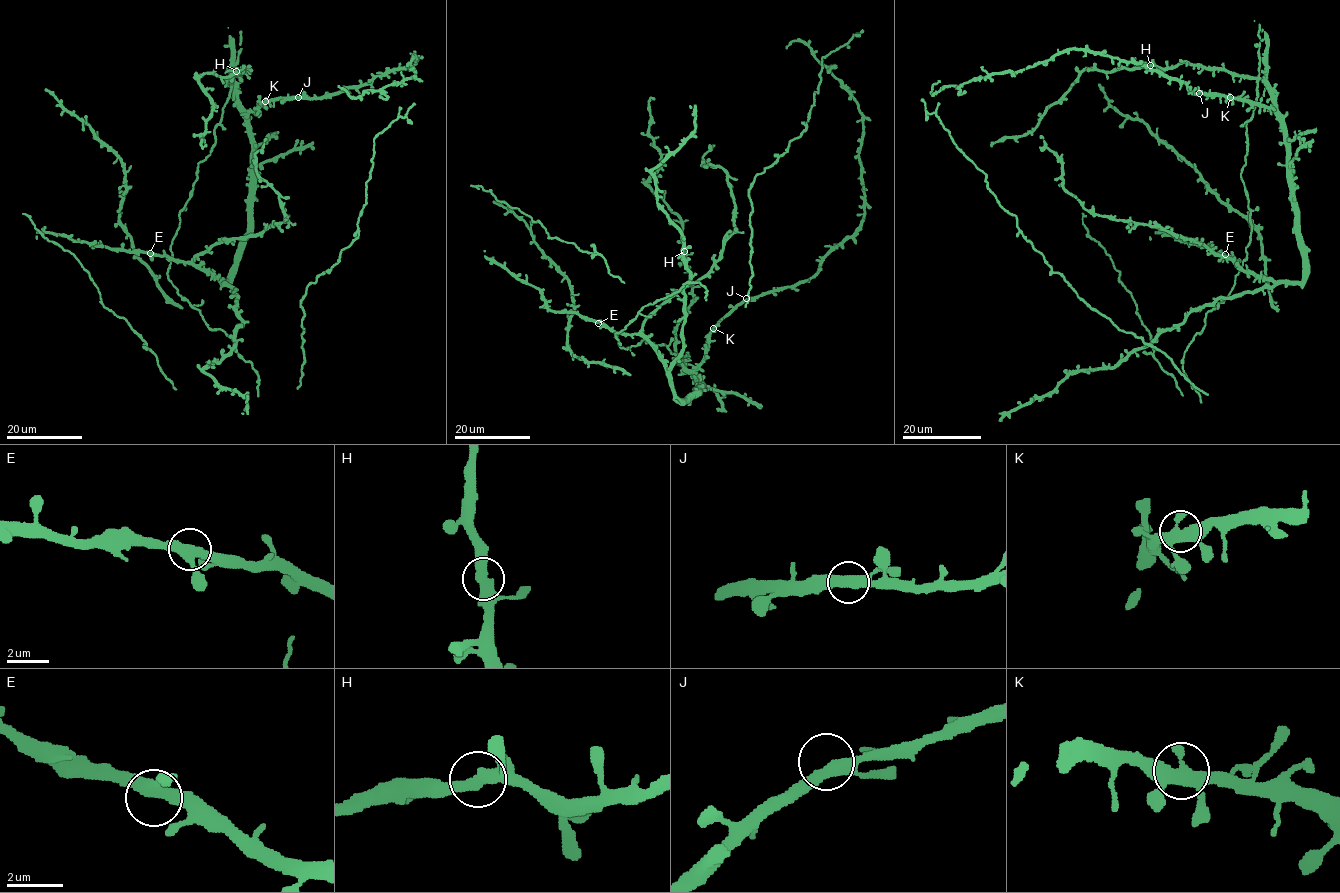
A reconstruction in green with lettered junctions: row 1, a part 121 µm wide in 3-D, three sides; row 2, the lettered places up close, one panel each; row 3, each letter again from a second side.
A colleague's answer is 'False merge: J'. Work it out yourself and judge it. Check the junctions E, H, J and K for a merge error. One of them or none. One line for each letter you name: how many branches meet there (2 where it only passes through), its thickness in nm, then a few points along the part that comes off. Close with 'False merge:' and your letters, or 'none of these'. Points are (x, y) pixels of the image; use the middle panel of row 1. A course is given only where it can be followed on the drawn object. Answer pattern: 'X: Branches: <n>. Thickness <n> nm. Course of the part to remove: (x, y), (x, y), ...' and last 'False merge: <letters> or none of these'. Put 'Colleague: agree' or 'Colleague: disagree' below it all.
False merge: none of these
Colleague: disagree

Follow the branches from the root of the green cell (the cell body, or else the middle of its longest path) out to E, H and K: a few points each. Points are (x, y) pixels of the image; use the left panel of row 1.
E: (298, 98), (273, 98), (248, 114), (252, 148), (249, 231), (229, 276), (220, 279), (191, 262), (150, 253)
H: (298, 98), (273, 98), (244, 111), (227, 82), (230, 75), (245, 70), (236, 71)
K: (298, 98), (265, 101)

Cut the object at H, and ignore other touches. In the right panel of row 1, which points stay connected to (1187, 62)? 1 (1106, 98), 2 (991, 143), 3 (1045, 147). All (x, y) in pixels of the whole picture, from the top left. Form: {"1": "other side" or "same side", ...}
{"1": "same side", "2": "other side", "3": "same side"}

